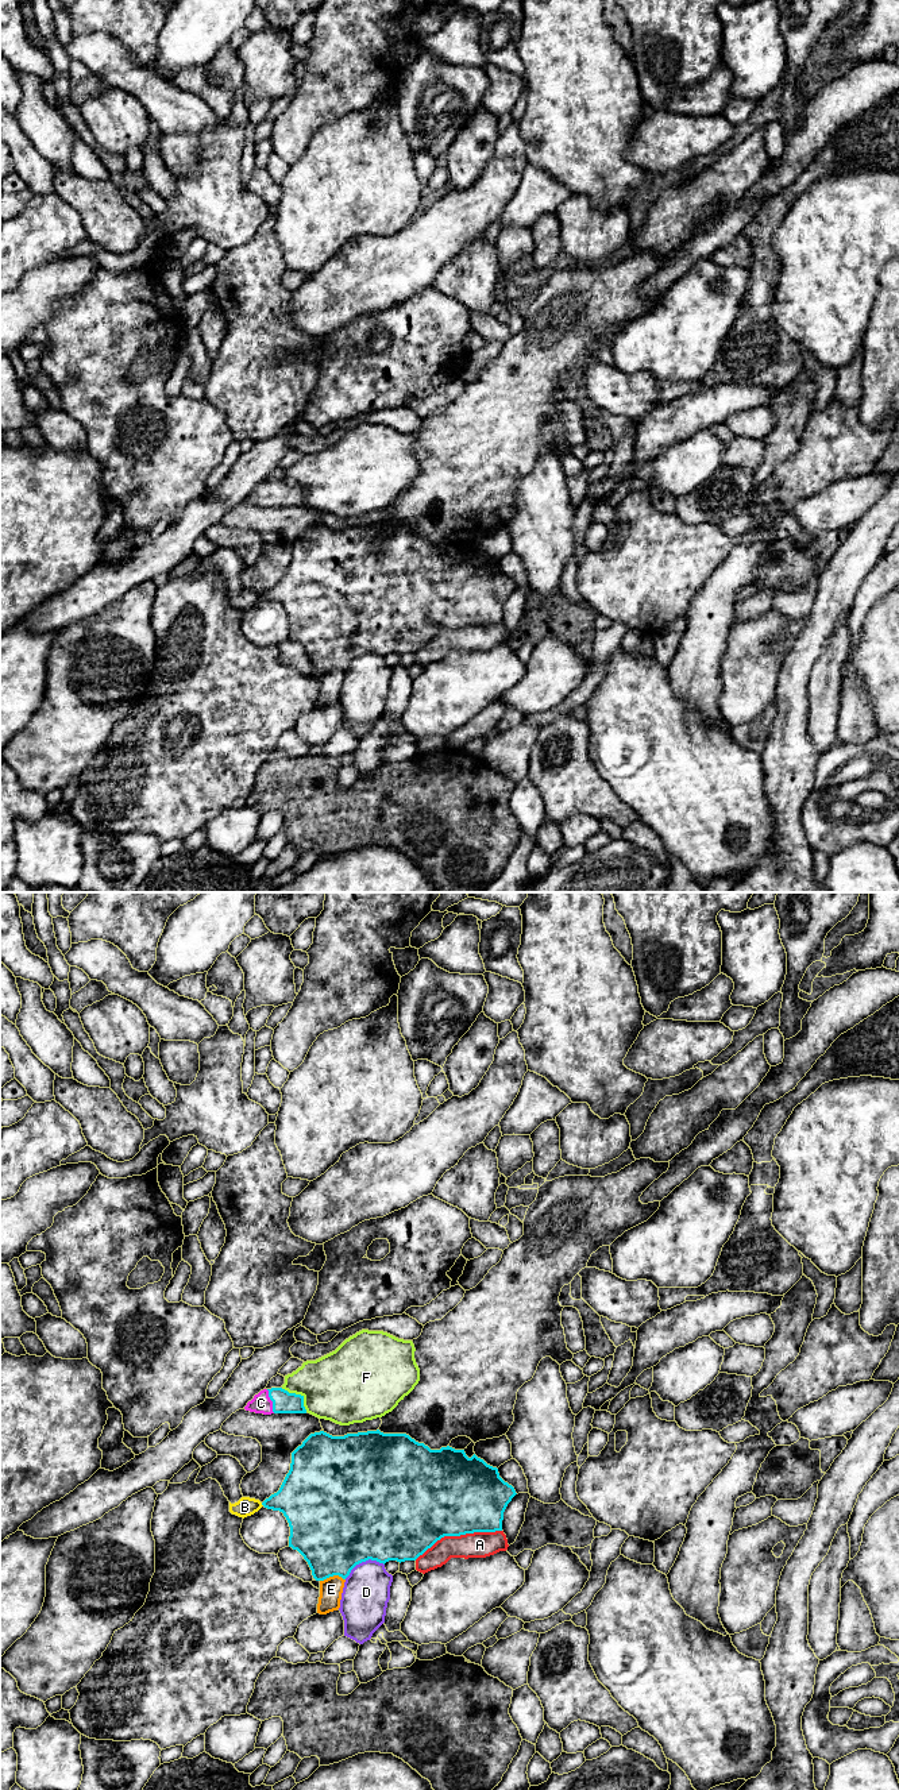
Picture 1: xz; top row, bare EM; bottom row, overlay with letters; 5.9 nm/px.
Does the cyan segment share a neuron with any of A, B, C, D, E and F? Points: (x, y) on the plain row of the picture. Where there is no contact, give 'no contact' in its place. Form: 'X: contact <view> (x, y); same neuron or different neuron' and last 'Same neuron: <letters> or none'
A: contact xz (458, 628); different neuron
B: contact xz (262, 597); different neuron
C: contact xz (271, 493); same neuron
D: contact xz (363, 654); different neuron
E: contact xz (332, 668); different neuron
F: contact xz (298, 487); different neuron
Same neuron: C

